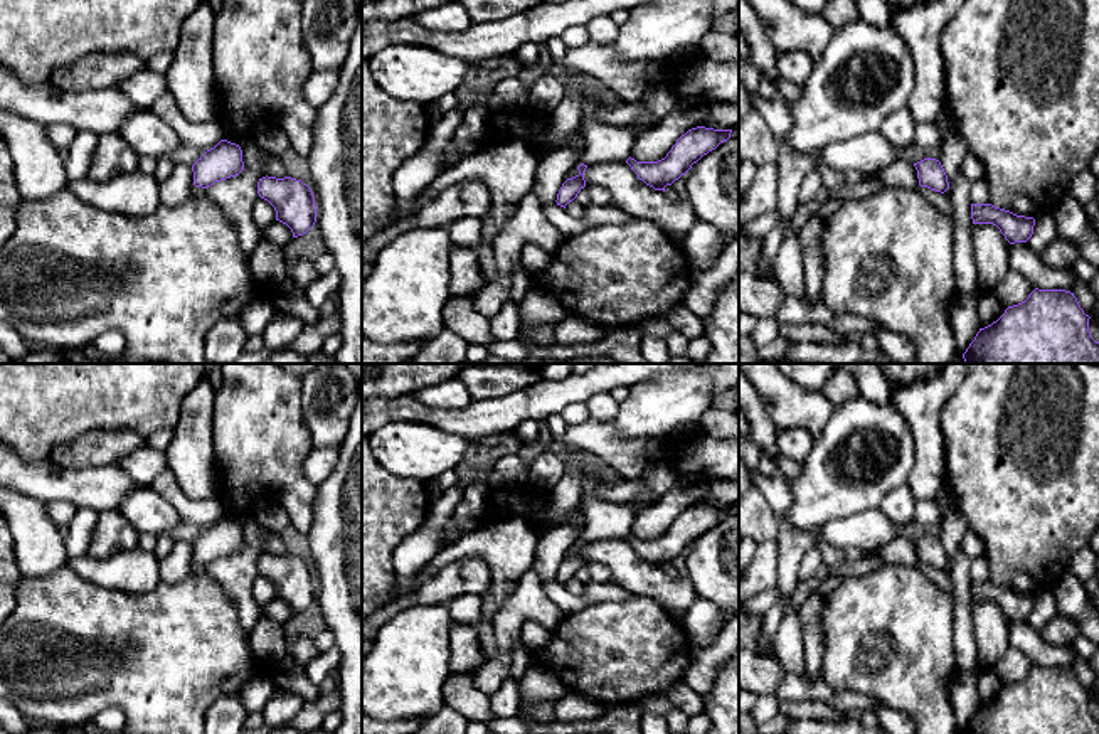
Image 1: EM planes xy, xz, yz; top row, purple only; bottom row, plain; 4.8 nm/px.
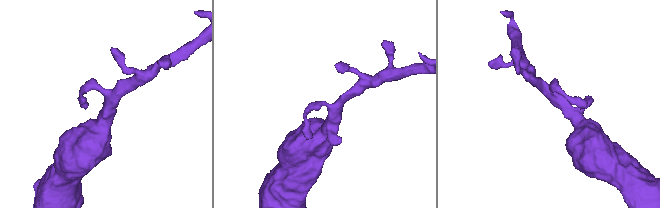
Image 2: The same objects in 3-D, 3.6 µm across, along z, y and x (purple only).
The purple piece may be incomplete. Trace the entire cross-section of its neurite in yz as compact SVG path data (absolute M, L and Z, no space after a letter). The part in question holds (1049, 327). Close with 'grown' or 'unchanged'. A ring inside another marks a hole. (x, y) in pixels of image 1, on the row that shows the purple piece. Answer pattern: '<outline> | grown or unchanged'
M1035 288L1025 301L980 328L963 354L964 364L1099 364L1099 342L1089 332L1089 318L1074 293Z | unchanged

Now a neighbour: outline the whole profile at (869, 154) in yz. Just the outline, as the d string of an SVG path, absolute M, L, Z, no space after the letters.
M879 131L852 136L826 145L816 158L838 172L858 170L863 175L875 175L899 160L902 150L890 145Z

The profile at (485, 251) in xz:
M481 241L476 246L476 249L478 249L483 276L486 278L488 283L496 281L498 268L496 268L496 259L495 259L491 244Z

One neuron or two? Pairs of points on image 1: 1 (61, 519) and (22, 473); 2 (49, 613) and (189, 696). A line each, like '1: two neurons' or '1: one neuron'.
1: two neurons
2: one neuron

